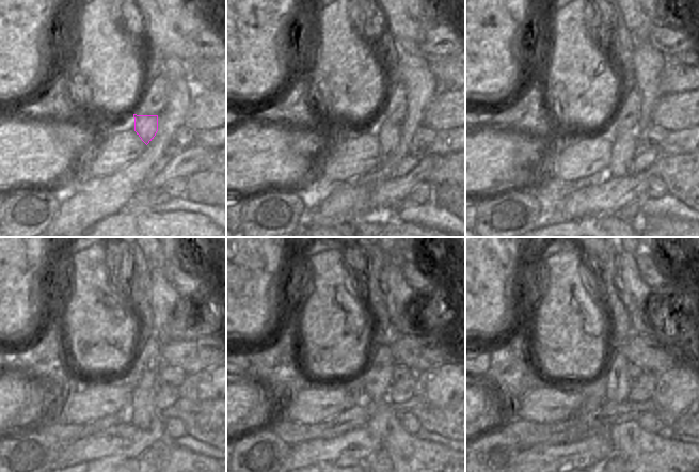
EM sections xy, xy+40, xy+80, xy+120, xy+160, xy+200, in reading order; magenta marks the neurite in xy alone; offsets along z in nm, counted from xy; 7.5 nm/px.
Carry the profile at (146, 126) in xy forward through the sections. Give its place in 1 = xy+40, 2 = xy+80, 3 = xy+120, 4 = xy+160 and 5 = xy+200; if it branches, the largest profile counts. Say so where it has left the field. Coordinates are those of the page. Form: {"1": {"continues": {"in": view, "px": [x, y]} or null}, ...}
{"1": {"continues": {"in": "xy+40", "px": [387, 132]}}, "2": {"continues": {"in": "xy+80", "px": [624, 144]}}, "3": {"continues": {"in": "xy+120", "px": [141, 411]}}, "4": {"continues": {"in": "xy+160", "px": [409, 454]}}, "5": {"continues": {"in": "xy+200", "px": [645, 454]}}}

